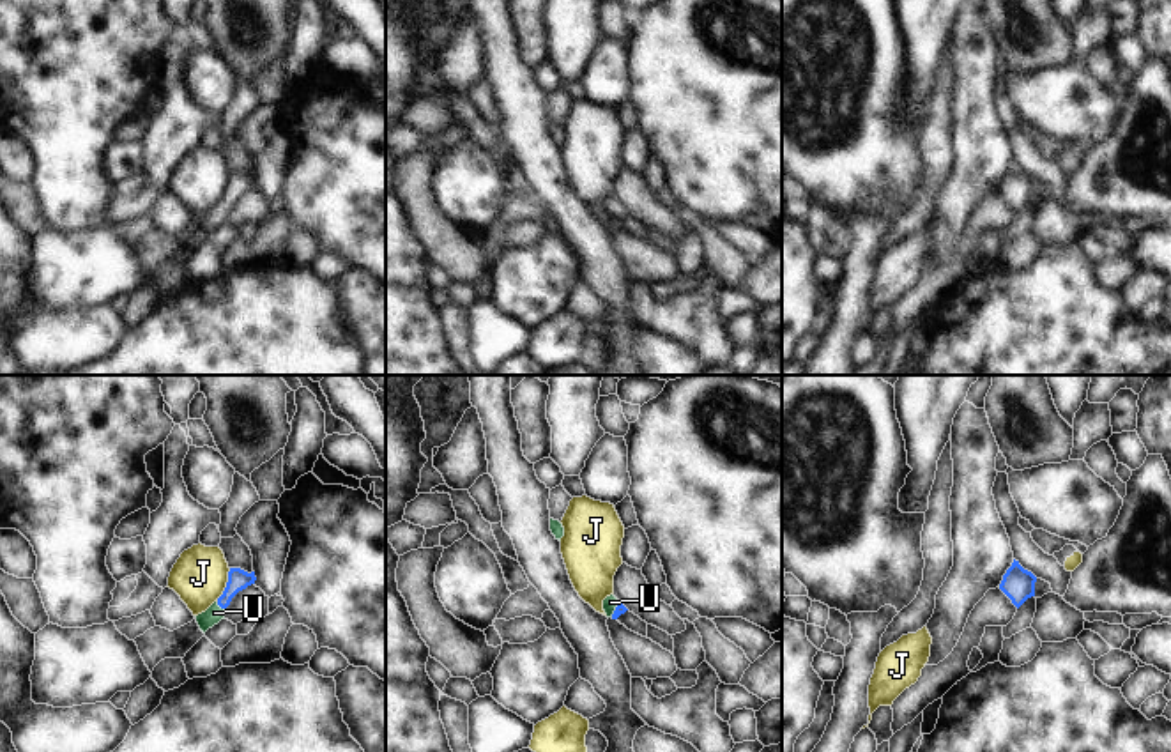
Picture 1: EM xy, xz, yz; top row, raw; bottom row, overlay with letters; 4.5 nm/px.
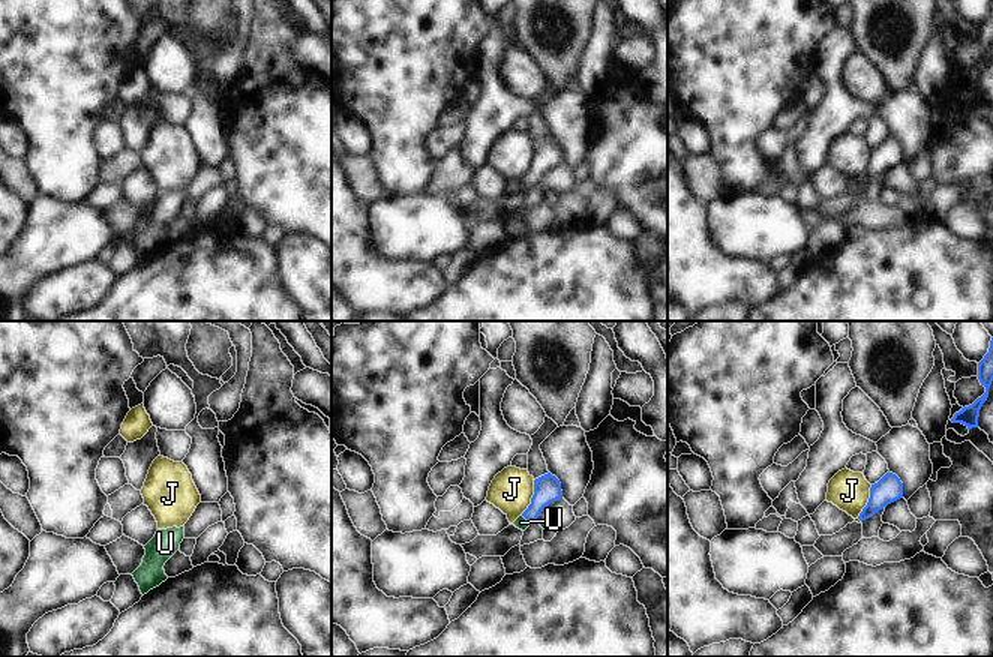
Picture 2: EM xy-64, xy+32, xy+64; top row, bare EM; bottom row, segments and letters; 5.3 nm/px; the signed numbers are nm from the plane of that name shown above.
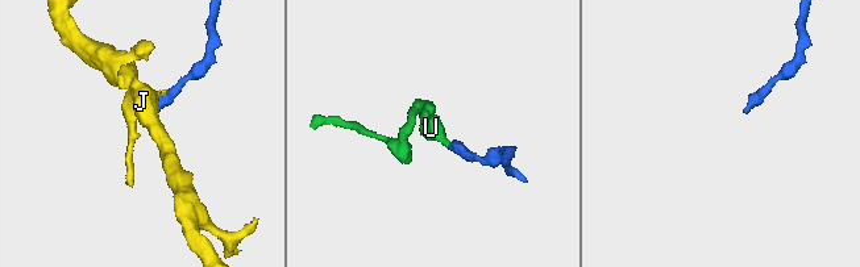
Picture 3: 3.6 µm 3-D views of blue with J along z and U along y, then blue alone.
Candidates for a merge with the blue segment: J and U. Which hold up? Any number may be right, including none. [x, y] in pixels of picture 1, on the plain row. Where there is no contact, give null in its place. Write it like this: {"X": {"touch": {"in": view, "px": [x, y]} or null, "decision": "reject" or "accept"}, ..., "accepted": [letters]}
{"J": {"touch": {"in": "xy", "px": [227, 188]}, "decision": "reject"}, "U": {"touch": {"in": "xy", "px": [220, 209]}, "decision": "accept"}, "accepted": ["U"]}

